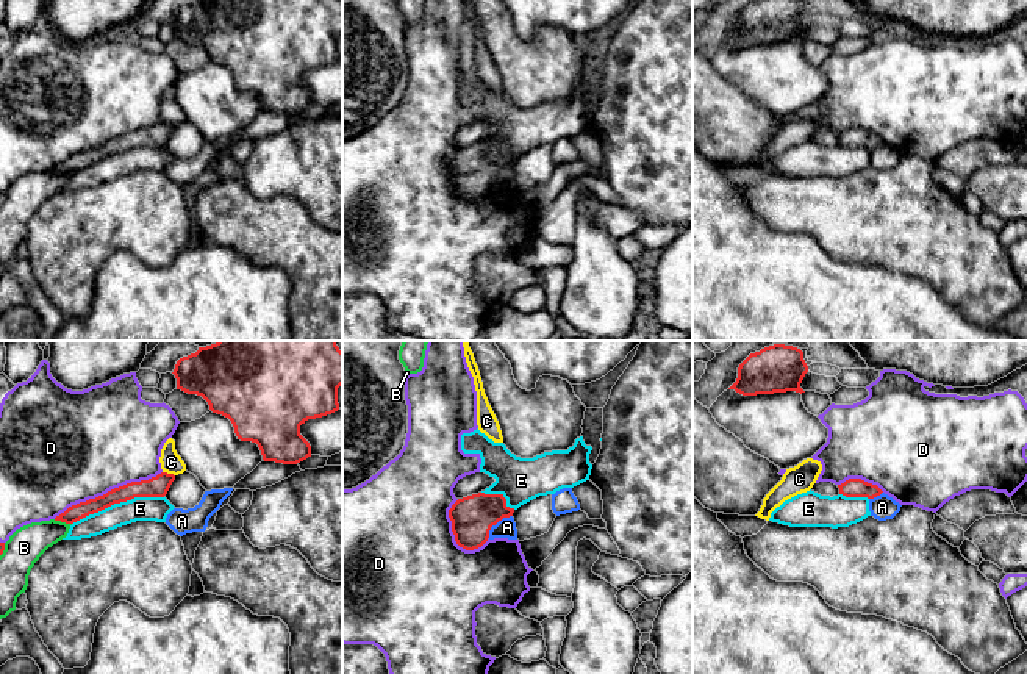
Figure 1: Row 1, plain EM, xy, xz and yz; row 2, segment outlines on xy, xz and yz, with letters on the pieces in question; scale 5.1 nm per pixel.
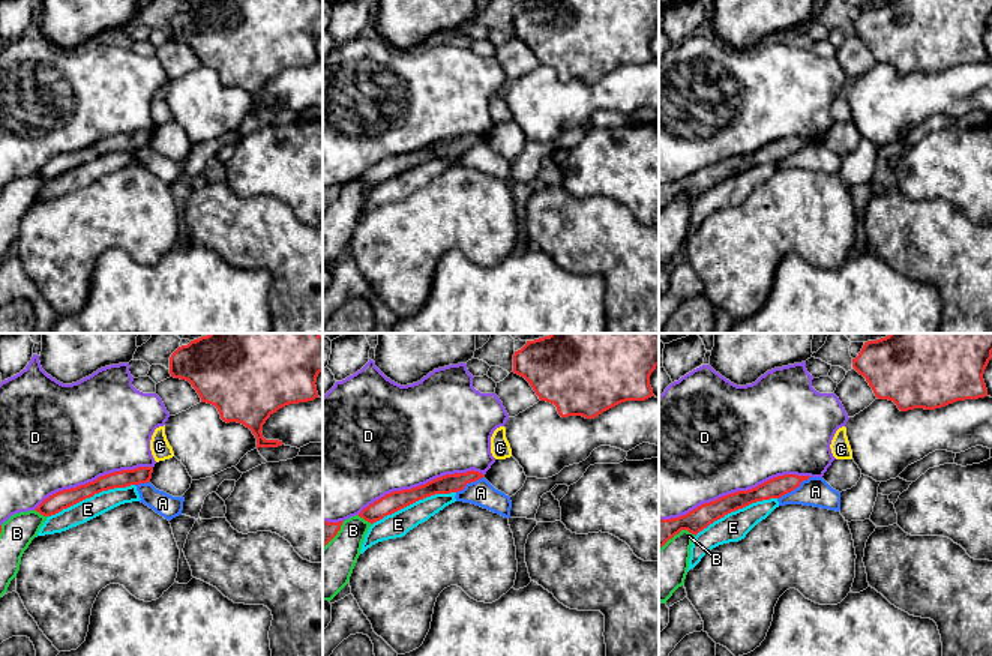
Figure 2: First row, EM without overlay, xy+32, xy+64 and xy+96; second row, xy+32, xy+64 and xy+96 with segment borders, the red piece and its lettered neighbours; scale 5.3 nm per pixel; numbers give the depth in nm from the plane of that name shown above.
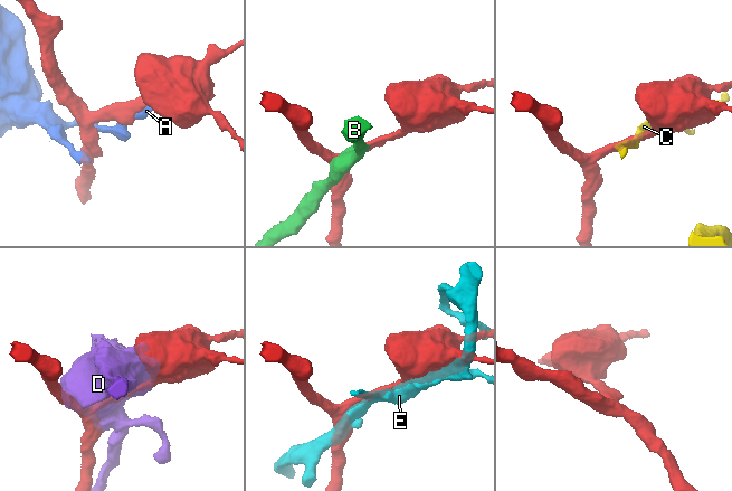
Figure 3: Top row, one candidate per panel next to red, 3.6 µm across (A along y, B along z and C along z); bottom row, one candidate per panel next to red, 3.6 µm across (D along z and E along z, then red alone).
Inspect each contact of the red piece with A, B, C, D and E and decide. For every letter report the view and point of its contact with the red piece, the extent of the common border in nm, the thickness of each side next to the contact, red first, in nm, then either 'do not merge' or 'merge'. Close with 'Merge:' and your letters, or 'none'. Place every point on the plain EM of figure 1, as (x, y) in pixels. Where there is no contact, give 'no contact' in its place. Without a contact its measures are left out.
A: contact xz (496, 172); length 170 nm; calibres 220 and 100 nm; do not merge
B: contact xy (63, 171); length 100 nm; calibres 90 and 190 nm; do not merge
C: contact xy (169, 124); length 70 nm; calibres 110 and 110 nm; do not merge
D: contact xy (108, 141); length 600 nm; calibres 110 and 500 nm; do not merge
E: contact xy (118, 152); length 500 nm; calibres 110 and 130 nm; do not merge
Merge: none

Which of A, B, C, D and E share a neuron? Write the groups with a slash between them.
A / B / C / D / E

